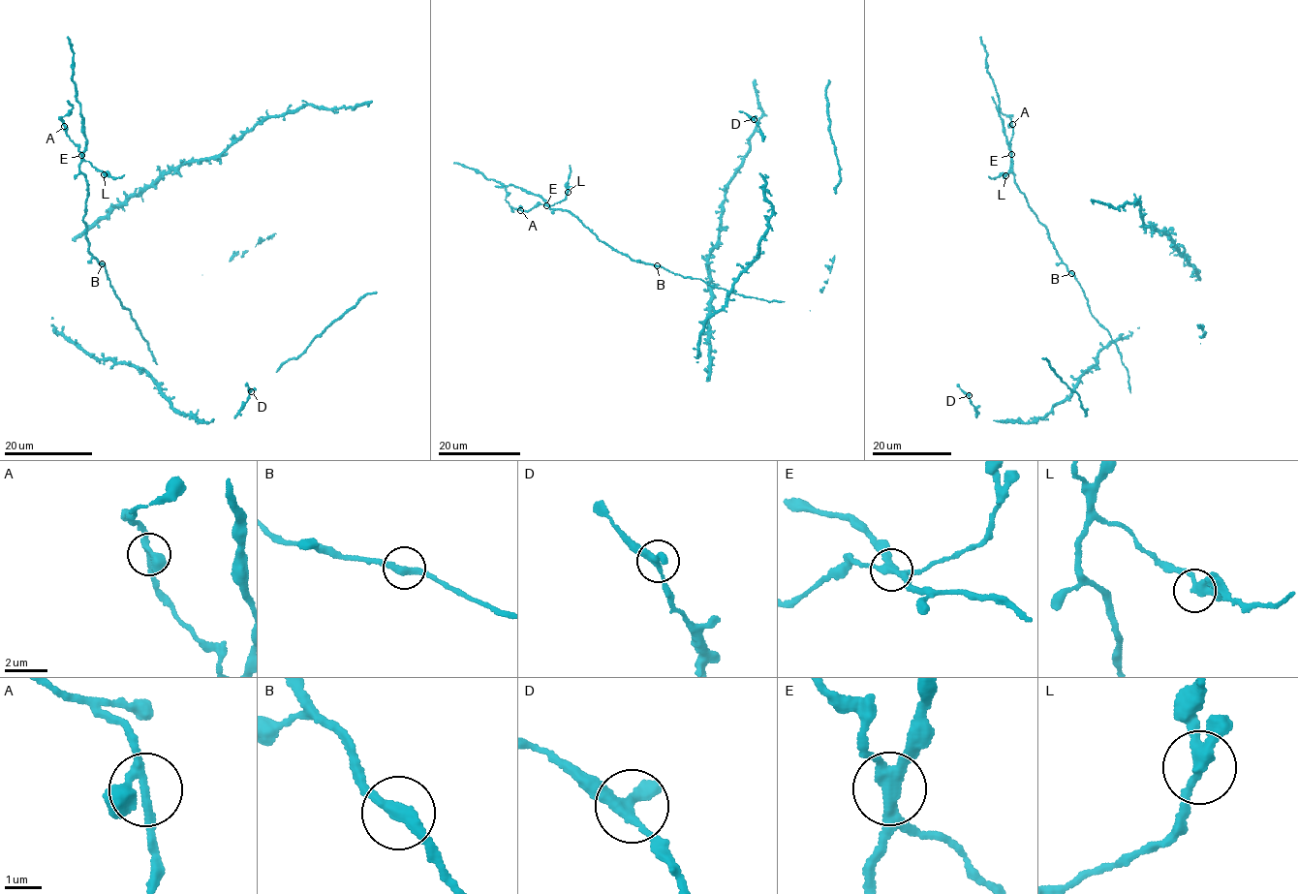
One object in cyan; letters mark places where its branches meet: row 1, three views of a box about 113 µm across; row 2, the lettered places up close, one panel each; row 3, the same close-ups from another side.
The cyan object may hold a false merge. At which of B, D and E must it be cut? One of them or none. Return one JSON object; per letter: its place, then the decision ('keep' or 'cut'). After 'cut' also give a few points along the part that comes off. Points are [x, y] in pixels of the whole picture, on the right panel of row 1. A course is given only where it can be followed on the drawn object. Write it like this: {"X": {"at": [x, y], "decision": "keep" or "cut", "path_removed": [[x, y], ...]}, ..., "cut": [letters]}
{"B": {"at": [1071, 273], "decision": "keep"}, "D": {"at": [969, 395], "decision": "keep"}, "E": {"at": [1011, 154], "decision": "cut", "path_removed": [[1011, 154], [1011, 119], [1000, 112], [991, 97]]}, "cut": ["E"]}

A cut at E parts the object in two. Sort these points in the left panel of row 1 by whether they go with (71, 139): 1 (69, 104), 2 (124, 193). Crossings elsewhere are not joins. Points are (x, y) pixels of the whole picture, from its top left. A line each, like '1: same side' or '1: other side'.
1: same side
2: other side

